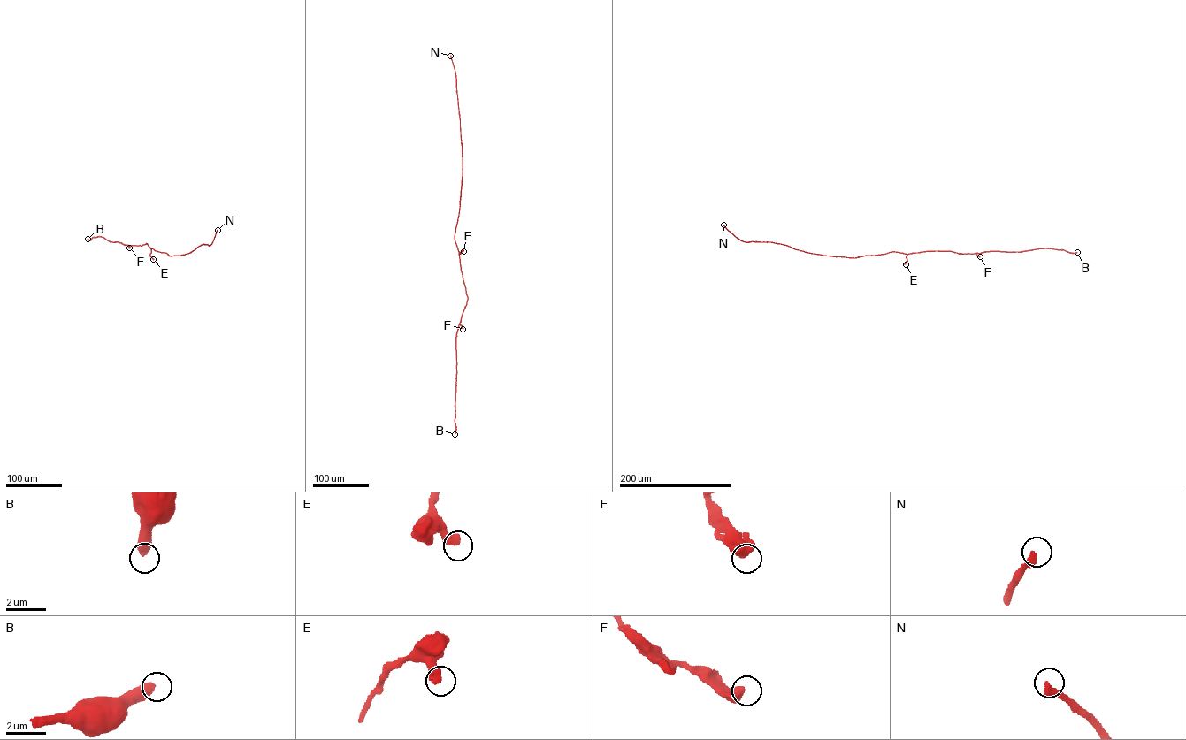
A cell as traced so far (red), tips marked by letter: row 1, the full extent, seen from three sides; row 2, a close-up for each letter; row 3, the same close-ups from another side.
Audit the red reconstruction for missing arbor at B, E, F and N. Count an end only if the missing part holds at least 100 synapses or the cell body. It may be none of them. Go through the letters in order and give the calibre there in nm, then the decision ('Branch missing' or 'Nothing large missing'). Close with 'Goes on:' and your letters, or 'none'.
B: Thickness 460 nm. Nothing large missing
E: Thickness 480 nm. Nothing large missing
F: Thickness 550 nm. Nothing large missing
N: Thickness 360 nm. Branch missing
Goes on: N

